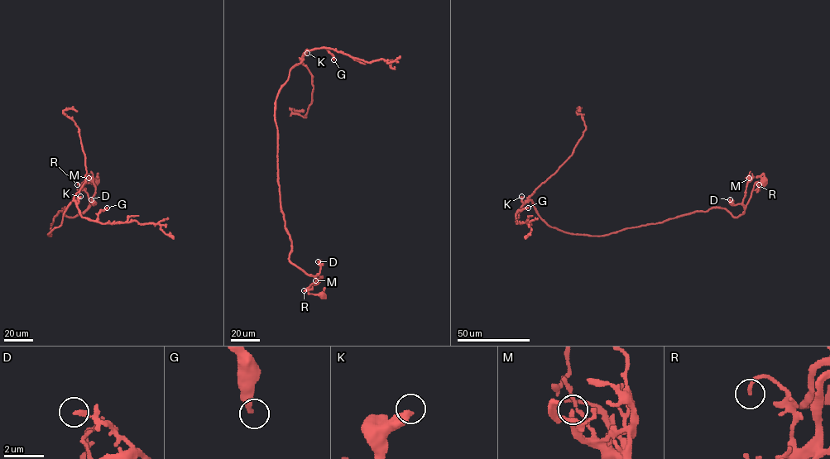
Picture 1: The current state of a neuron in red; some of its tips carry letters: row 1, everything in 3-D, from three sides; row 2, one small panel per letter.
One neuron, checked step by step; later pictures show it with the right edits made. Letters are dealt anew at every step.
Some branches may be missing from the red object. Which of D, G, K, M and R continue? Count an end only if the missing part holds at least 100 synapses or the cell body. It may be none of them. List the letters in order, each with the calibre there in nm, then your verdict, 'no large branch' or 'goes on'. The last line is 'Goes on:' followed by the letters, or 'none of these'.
D: 170 nm thick; no large branch
G: 320 nm thick; no large branch
K: 500 nm thick; no large branch
M: 190 nm thick; no large branch
R: 170 nm thick; no large branch
Goes on: none of these

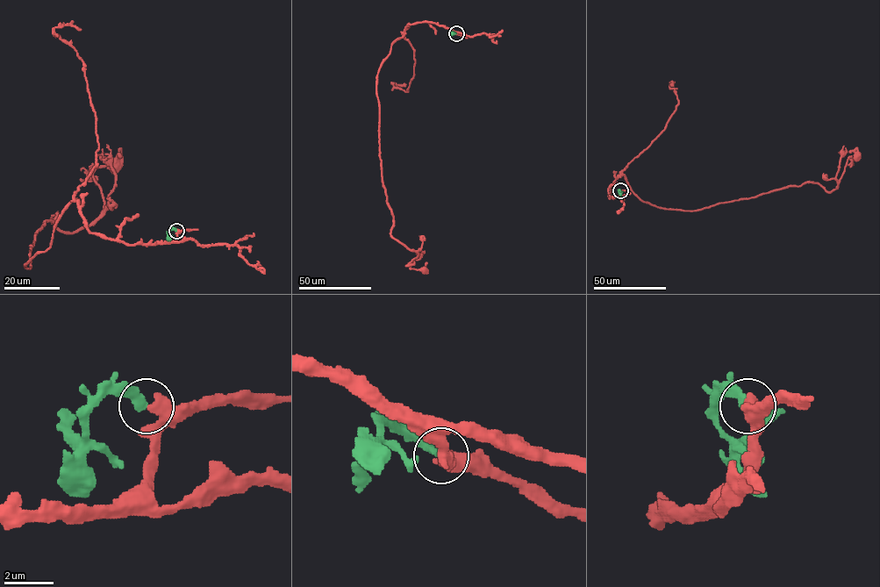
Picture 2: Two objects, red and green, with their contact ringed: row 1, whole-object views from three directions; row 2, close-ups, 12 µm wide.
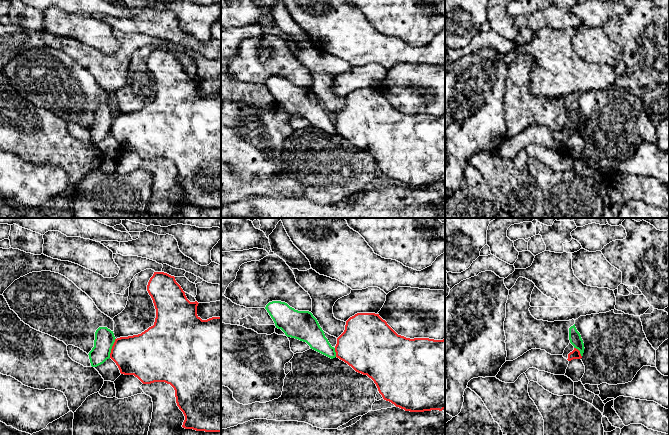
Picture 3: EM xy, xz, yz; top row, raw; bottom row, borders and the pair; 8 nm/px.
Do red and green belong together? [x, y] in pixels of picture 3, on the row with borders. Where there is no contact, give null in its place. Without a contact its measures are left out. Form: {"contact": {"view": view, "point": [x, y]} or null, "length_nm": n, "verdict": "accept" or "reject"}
{"contact": {"view": "xy", "point": [112, 348]}, "length_nm": 170, "verdict": "reject"}

